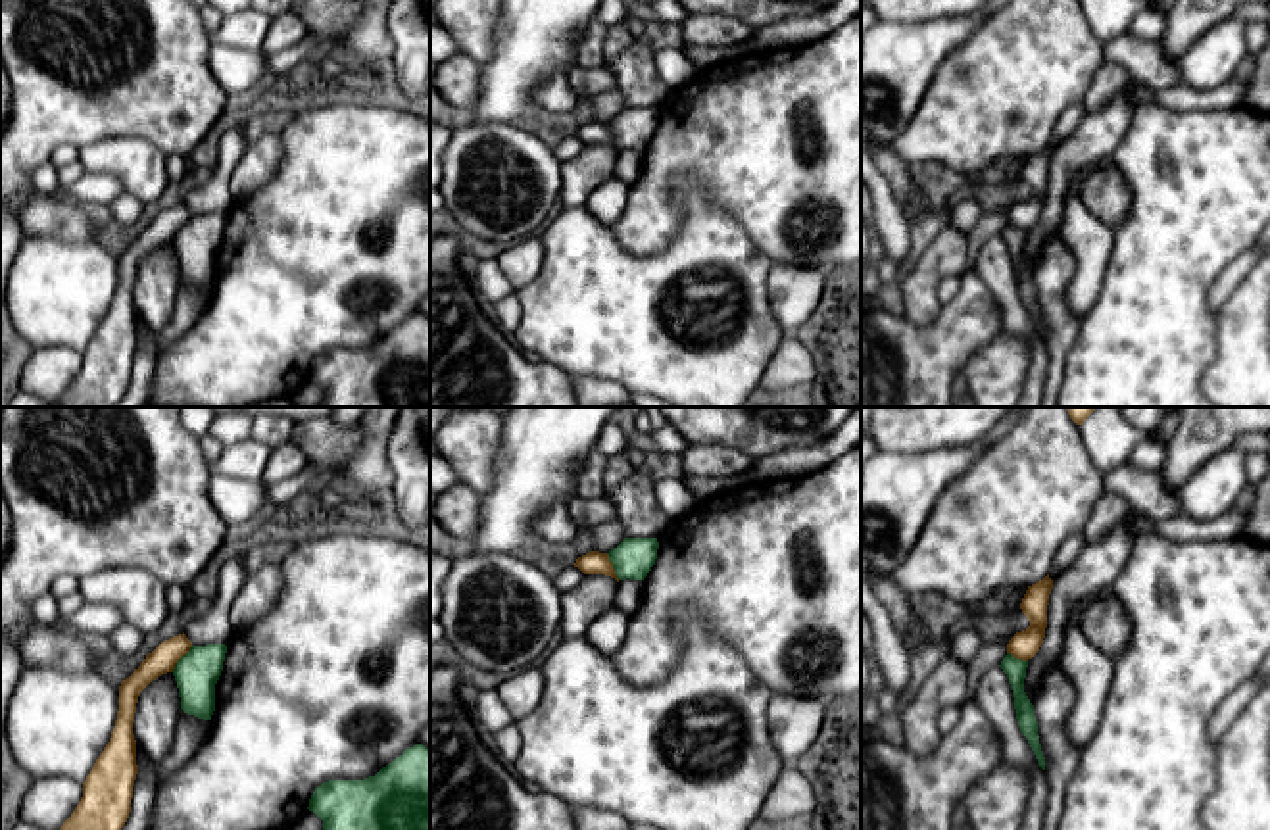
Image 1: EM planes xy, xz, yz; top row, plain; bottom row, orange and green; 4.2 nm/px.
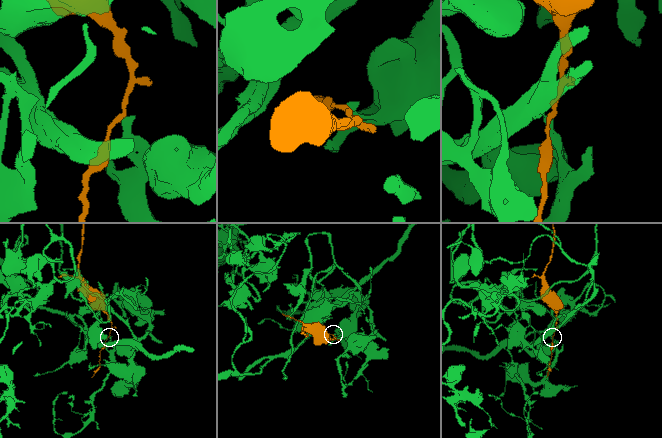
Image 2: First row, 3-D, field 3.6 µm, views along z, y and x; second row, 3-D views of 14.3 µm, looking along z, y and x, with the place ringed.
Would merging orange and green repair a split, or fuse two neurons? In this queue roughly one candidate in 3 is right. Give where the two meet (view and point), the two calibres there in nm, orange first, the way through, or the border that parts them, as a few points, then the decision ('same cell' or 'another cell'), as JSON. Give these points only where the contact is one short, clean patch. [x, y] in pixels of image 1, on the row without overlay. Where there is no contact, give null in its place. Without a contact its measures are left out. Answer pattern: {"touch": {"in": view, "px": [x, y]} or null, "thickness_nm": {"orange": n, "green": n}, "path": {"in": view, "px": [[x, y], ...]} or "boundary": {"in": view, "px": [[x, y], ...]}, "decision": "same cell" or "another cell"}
{"touch": {"in": "xy", "px": [179, 227]}, "thickness_nm": {"orange": 110, "green": 190}, "boundary": {"in": "xy", "px": [[193, 216], [171, 241]]}, "decision": "another cell"}

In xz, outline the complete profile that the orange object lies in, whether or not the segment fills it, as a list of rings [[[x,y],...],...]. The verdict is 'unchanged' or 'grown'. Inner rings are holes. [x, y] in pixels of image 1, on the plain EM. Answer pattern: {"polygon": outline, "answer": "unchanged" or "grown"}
{"polygon": [[[590,121],[578,127],[574,136],[578,136],[584,144],[605,144],[619,152],[607,123]]], "answer": "unchanged"}

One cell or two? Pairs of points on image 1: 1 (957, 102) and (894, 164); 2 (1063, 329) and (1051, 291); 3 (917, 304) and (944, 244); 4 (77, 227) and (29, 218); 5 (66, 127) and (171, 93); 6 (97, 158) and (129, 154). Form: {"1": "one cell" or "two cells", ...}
{"1": "two cells", "2": "one cell", "3": "one cell", "4": "one cell", "5": "one cell", "6": "one cell"}

